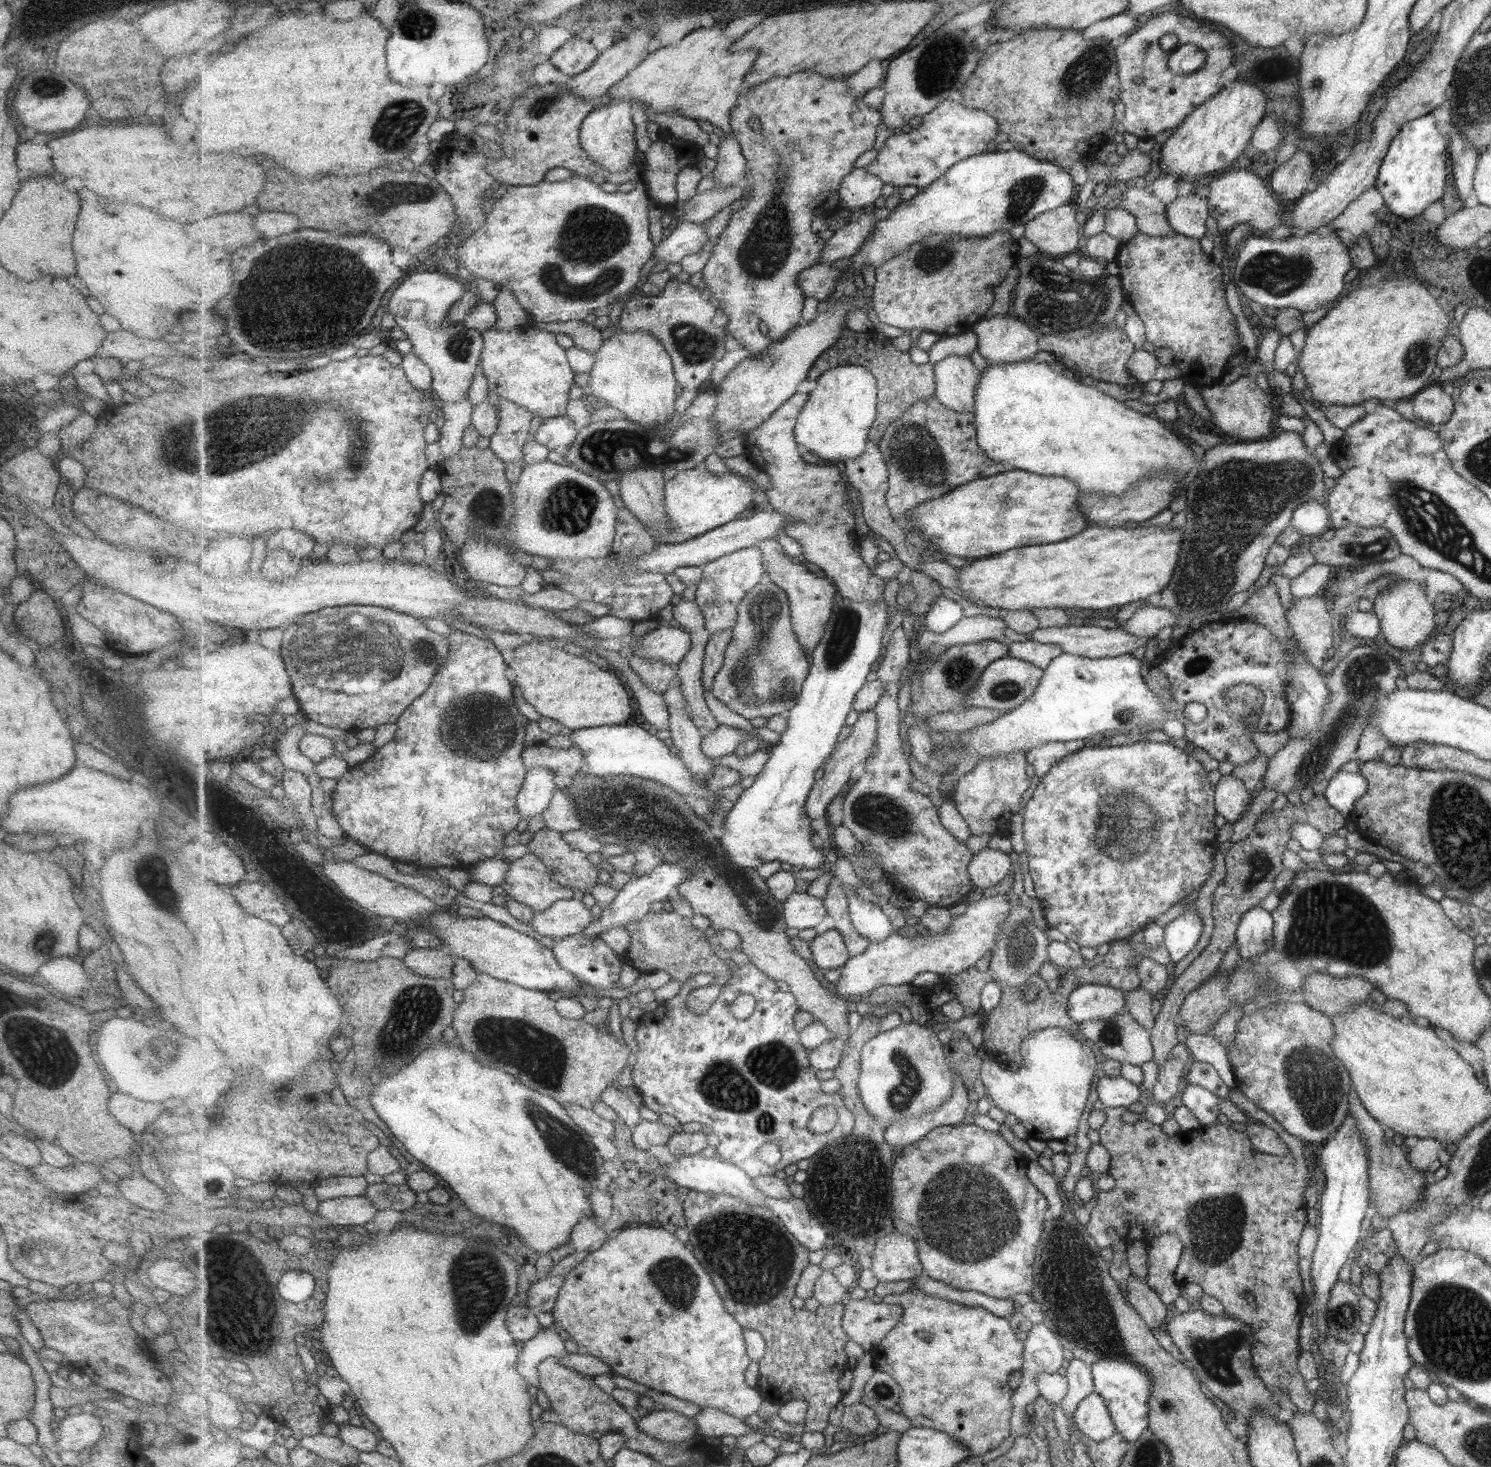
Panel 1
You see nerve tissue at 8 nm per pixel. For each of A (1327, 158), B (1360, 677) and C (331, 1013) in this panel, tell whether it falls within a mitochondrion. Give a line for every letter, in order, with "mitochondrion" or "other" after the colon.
A: other
B: mitochondrion
C: other

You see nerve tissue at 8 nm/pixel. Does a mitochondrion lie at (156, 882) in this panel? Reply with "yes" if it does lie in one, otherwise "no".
yes

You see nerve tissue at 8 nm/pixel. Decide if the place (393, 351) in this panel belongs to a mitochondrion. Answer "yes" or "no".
no

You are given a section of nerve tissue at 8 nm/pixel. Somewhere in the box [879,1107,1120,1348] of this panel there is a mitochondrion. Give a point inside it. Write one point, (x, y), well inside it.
(969, 1217)

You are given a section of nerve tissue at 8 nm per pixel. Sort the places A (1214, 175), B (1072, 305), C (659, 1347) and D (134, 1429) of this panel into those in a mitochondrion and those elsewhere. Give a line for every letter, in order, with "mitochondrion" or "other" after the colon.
A: other
B: mitochondrion
C: other
D: other

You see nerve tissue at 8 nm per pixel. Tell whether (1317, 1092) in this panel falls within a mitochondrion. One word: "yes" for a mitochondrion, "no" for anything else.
yes

